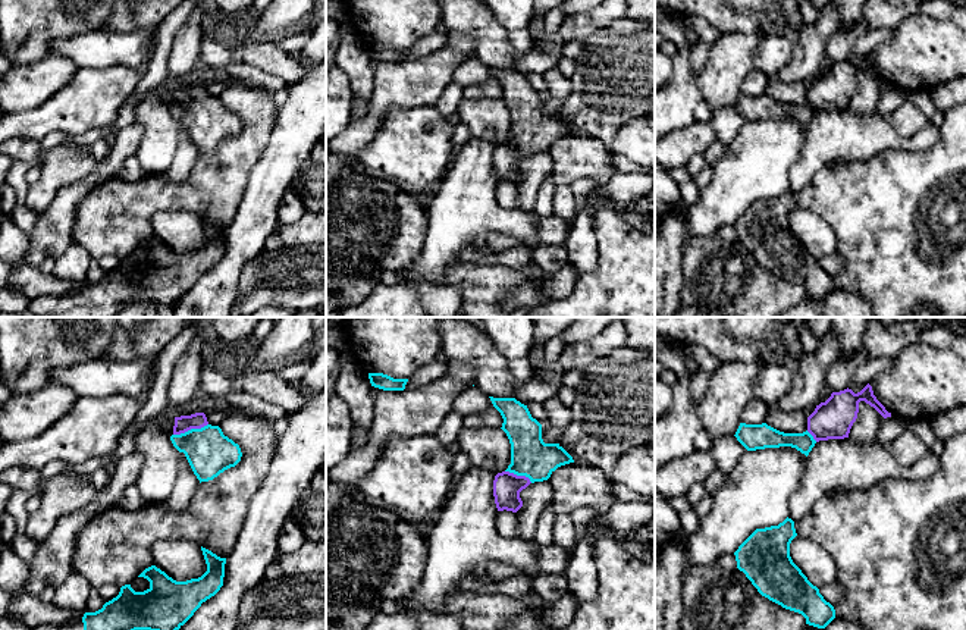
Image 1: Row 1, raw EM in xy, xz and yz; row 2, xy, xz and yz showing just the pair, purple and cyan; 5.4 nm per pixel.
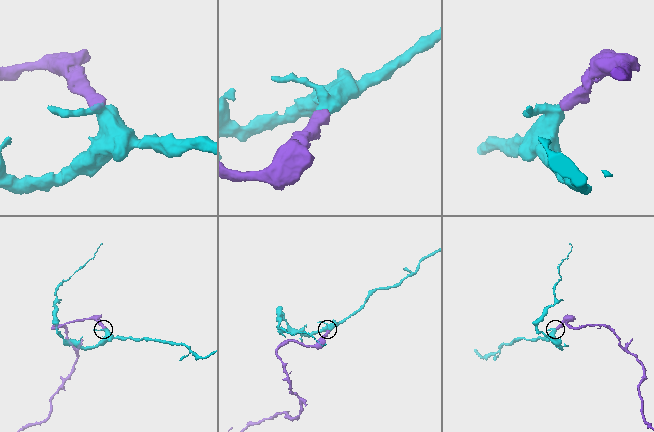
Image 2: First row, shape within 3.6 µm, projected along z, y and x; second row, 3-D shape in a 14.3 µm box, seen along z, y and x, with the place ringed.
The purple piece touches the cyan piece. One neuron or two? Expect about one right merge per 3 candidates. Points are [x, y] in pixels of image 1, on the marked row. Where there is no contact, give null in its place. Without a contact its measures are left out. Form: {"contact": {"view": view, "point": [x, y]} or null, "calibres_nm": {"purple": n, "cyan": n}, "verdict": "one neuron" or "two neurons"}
{"contact": {"view": "xy", "point": [190, 429]}, "calibres_nm": {"purple": 90, "cyan": 260}, "verdict": "one neuron"}

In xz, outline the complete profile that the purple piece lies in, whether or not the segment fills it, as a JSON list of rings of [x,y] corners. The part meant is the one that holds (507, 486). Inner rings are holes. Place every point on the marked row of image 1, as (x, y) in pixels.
[[[489,398],[504,419],[501,429],[511,443],[511,464],[493,480],[495,504],[498,511],[517,513],[523,507],[523,489],[548,480],[558,467],[574,460],[559,443],[543,442],[542,424],[531,417],[527,405],[515,398]]]

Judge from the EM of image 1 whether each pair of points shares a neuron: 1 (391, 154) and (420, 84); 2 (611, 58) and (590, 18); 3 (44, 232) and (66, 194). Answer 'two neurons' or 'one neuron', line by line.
1: two neurons
2: two neurons
3: one neuron

